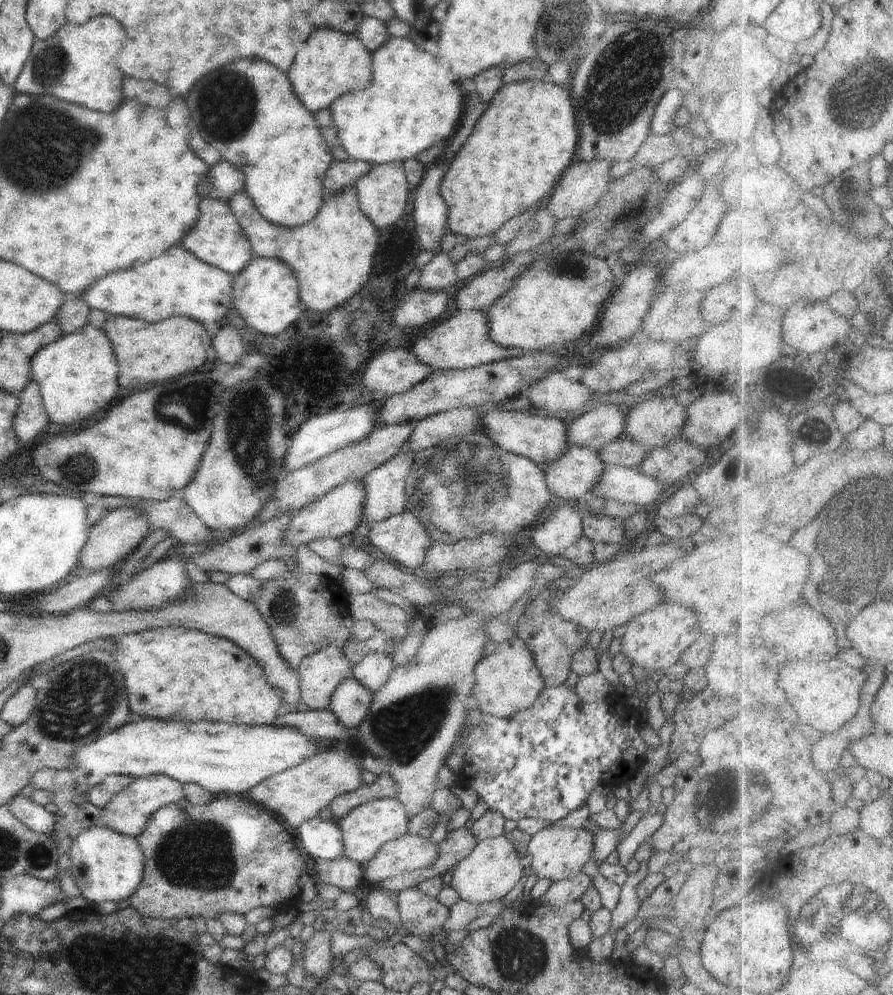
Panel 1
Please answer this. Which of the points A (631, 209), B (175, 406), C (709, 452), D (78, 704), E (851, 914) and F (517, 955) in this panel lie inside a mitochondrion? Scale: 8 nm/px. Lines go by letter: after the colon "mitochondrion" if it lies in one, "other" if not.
A: mitochondrion
B: mitochondrion
C: other
D: mitochondrion
E: mitochondrion
F: mitochondrion

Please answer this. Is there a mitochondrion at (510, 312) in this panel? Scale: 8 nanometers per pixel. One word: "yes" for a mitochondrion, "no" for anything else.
no

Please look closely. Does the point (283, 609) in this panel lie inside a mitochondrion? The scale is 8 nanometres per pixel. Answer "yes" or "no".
yes

